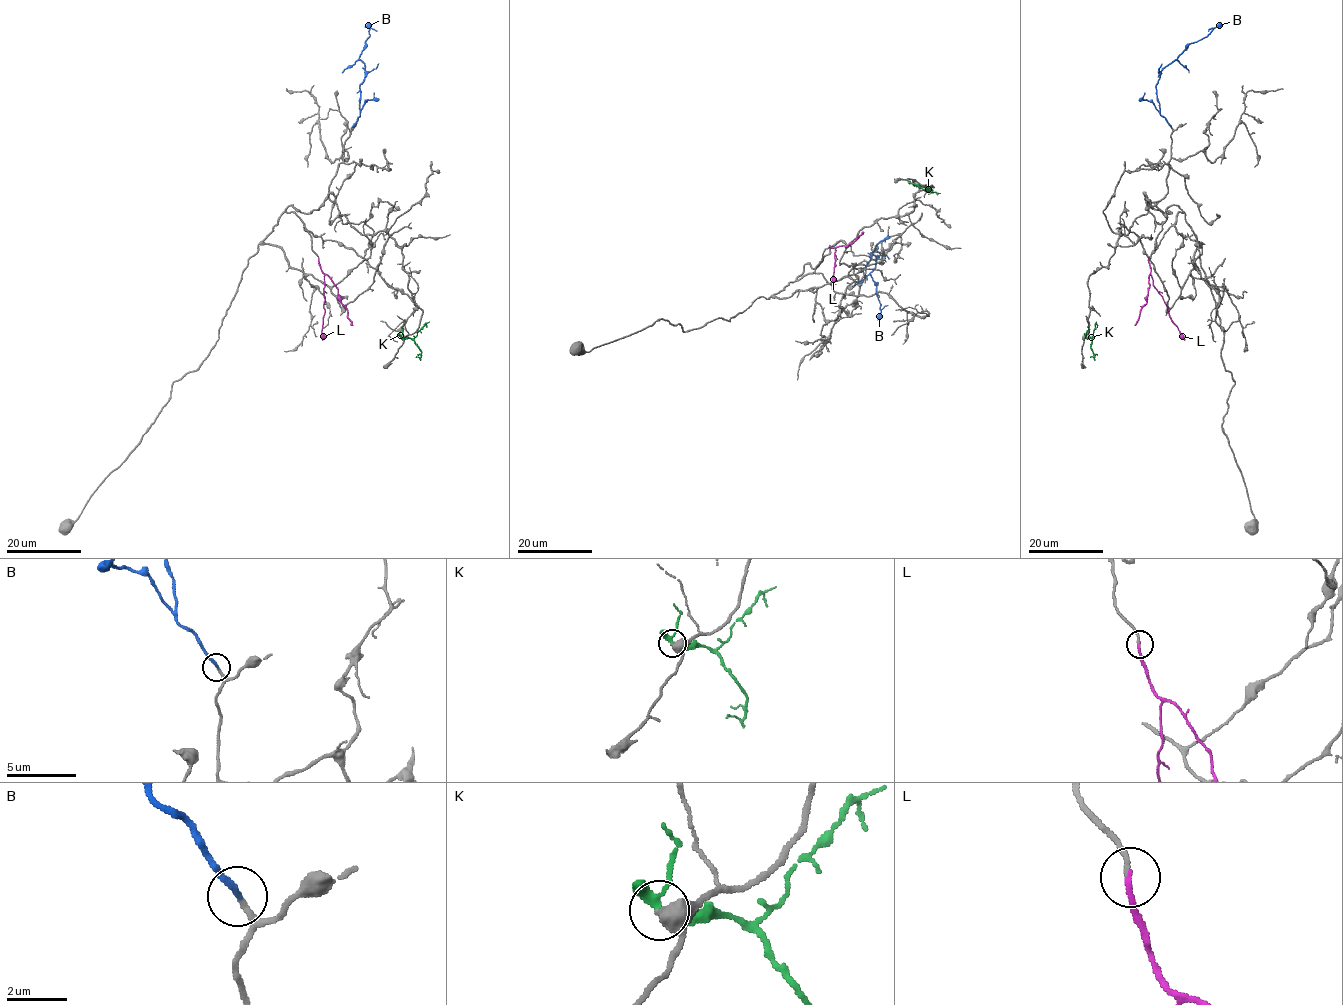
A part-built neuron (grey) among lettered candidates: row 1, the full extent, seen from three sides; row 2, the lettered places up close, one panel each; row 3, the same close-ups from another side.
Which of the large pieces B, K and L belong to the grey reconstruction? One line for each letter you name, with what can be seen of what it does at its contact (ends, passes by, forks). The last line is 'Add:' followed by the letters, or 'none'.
B: it ends there
L: it ends there
Add: B, L

